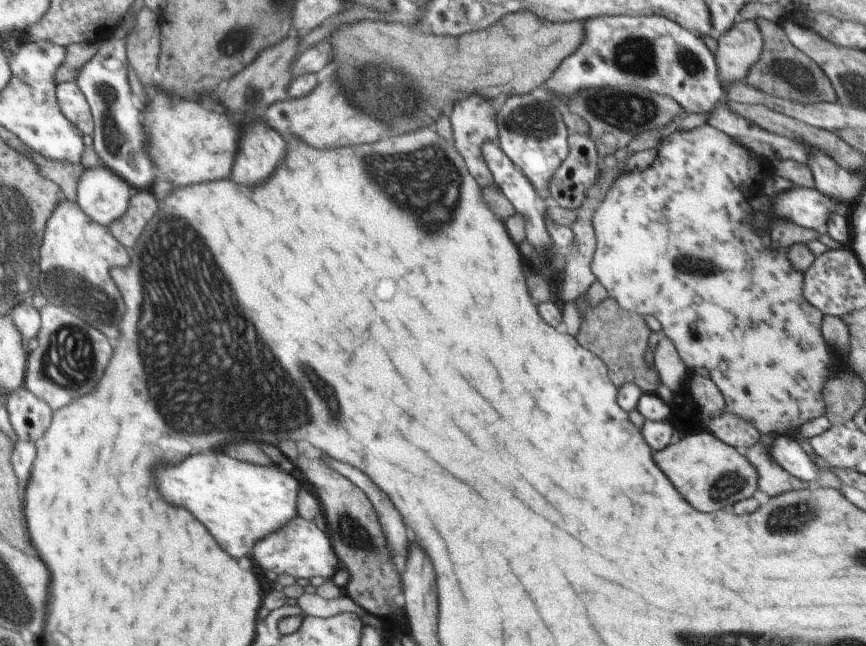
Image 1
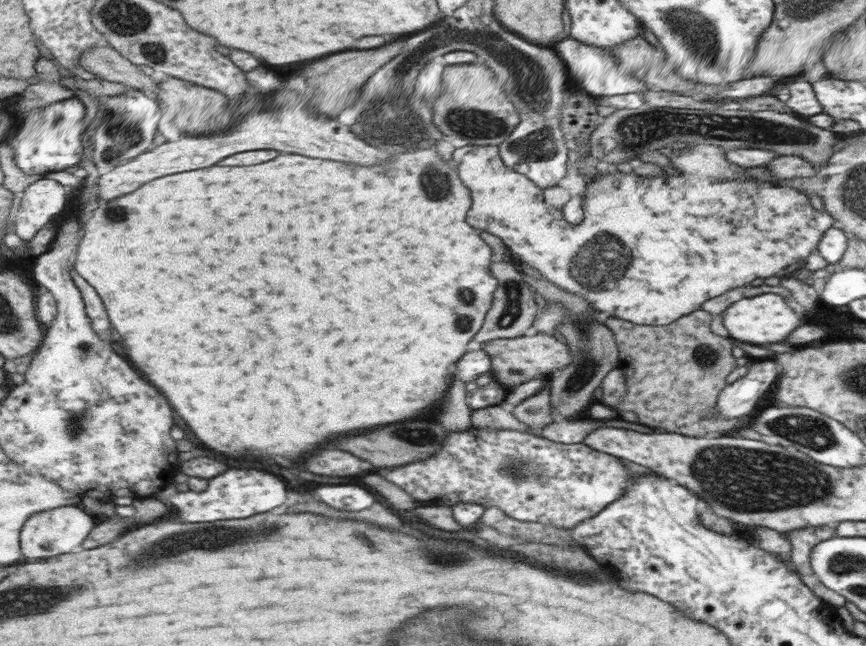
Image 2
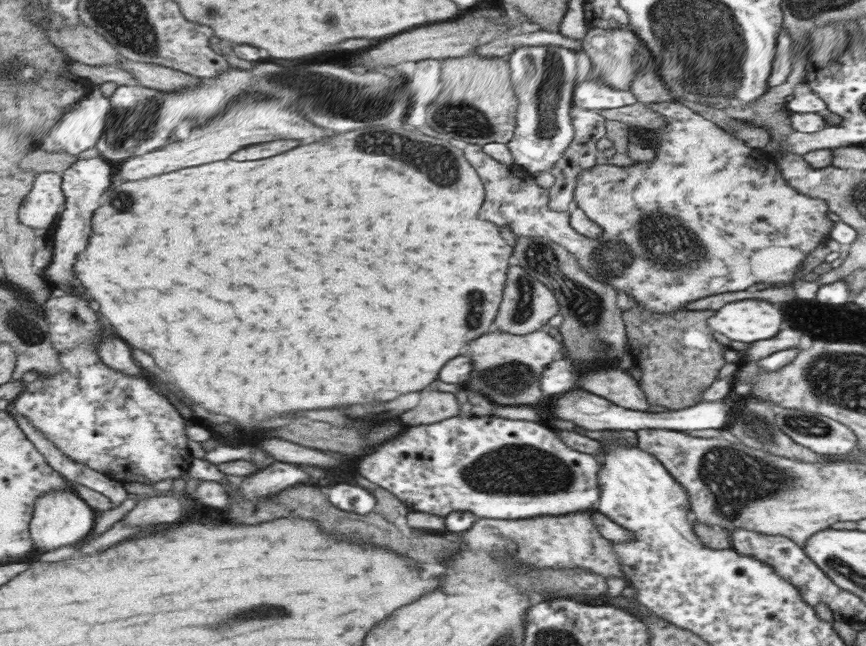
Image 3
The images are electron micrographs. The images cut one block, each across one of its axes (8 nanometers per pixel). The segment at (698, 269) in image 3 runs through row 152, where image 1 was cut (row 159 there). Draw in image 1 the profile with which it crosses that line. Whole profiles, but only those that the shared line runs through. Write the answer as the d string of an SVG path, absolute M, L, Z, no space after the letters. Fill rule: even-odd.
M471 93L454 104L448 119L452 128L452 142L456 151L464 160L469 174L473 178L477 178L481 188L485 188L485 186L496 186L498 188L493 182L492 173L487 163L484 161L483 151L480 150L480 146L485 143L497 144L496 140L499 137L499 128L496 126L496 111L493 108L492 100L483 98L482 94ZM703 123L690 130L673 130L665 133L664 139L659 143L657 152L651 166L643 172L633 171L618 176L607 188L606 197L599 208L593 207L591 213L592 229L594 232L595 248L590 262L593 277L606 290L607 296L613 298L618 305L638 315L649 314L654 316L661 325L663 336L667 337L675 347L679 358L687 370L692 368L705 368L708 377L724 396L723 412L749 421L760 436L789 435L799 429L808 420L823 417L828 409L824 386L829 378L838 377L847 366L847 355L842 356L840 350L831 348L823 340L820 324L823 313L811 306L802 297L802 284L804 274L791 266L785 252L785 247L771 248L769 233L758 233L748 221L752 218L754 210L745 204L745 190L753 184L760 184L764 177L773 176L772 162L761 159L756 153L743 145L734 143L724 132Z

